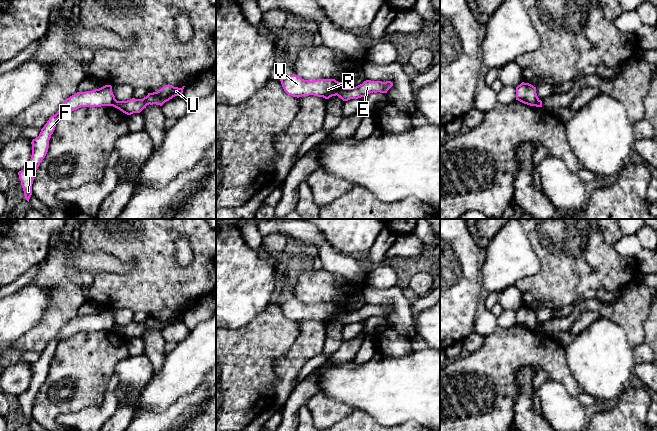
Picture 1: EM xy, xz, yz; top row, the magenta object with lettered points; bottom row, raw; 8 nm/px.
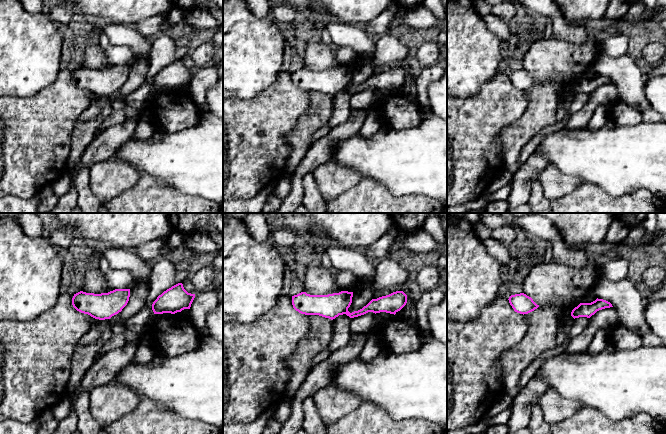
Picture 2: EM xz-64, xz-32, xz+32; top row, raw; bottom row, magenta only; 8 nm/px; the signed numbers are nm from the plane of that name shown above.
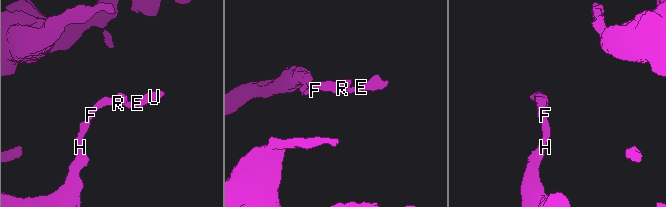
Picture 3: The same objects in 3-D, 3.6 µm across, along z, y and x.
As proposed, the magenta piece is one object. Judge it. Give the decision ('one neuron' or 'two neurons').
two neurons

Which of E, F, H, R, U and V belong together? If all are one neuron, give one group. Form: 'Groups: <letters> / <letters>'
Groups: E U / F H R V

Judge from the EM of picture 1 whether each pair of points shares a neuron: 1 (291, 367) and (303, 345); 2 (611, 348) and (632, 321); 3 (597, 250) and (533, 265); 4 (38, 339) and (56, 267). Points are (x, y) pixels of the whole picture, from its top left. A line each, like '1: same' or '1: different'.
1: same
2: different
3: different
4: same

